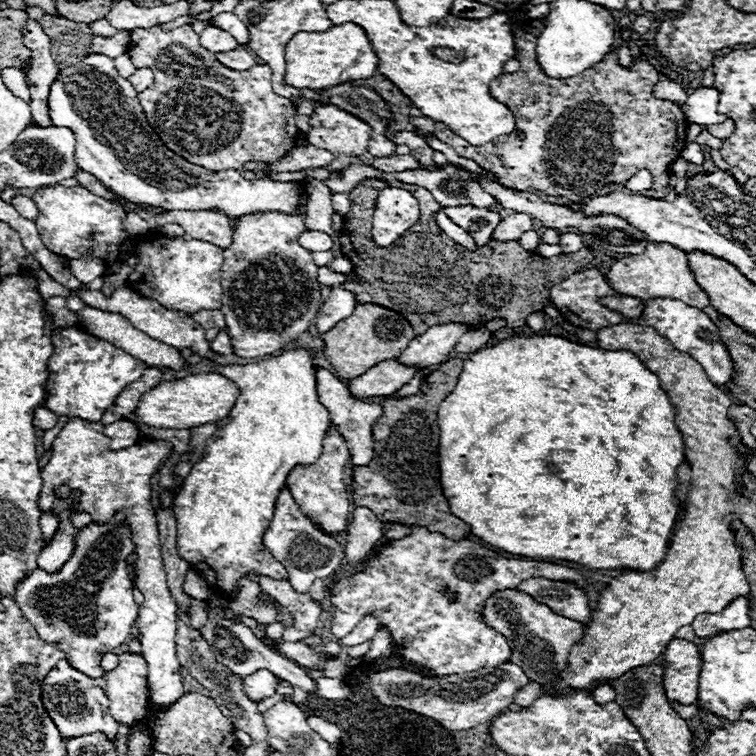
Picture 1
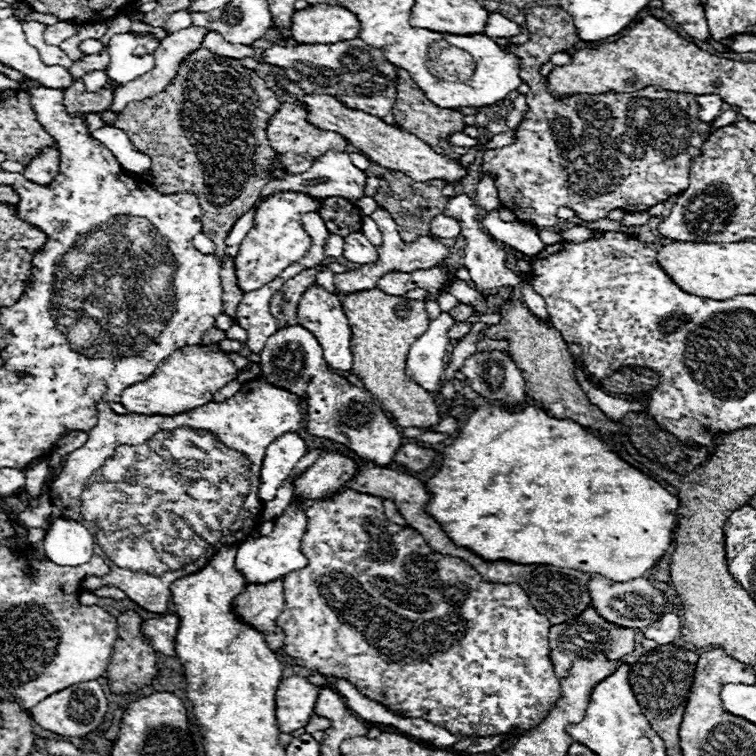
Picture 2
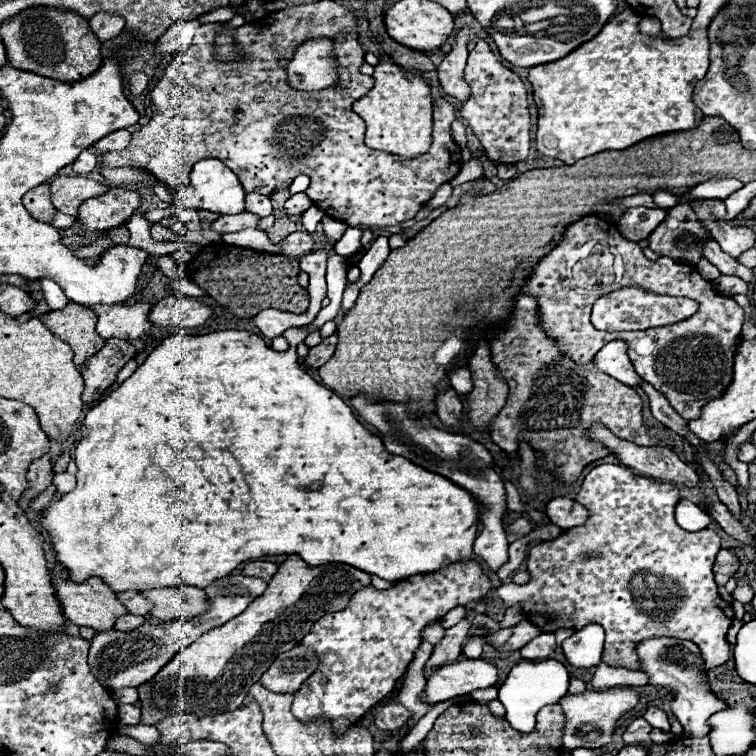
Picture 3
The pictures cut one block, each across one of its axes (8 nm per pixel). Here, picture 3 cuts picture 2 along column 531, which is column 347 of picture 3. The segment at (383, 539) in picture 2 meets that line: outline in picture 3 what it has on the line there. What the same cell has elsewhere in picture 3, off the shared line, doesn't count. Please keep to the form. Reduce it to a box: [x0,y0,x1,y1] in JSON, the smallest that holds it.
[292,562,492,734]

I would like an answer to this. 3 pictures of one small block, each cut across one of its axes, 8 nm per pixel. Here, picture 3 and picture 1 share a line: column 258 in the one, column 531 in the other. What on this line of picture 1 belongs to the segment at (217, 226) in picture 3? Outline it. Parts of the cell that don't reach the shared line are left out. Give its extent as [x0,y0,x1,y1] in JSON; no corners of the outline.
[492,212,532,242]

